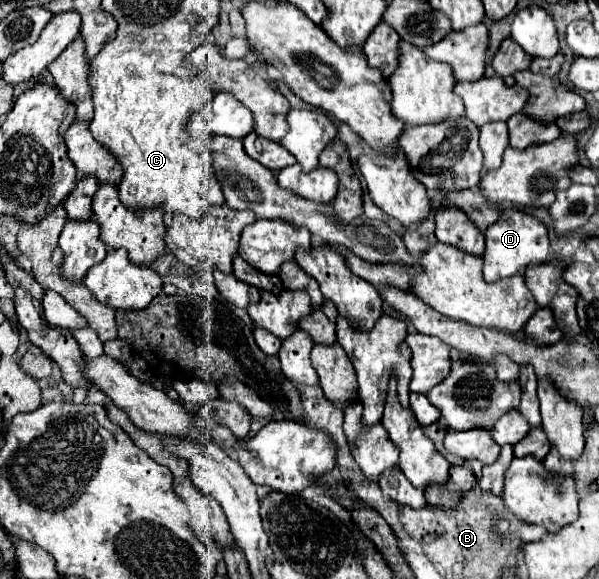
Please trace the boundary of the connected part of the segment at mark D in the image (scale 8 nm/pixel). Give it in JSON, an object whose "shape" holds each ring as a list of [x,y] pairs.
{"shape":[[[510,207],[504,209],[496,223],[492,223],[486,231],[486,251],[482,255],[484,259],[484,279],[486,281],[498,281],[502,277],[512,277],[516,273],[522,273],[524,267],[530,263],[544,263],[550,259],[550,243],[548,243],[548,229],[542,221],[536,217]]]}

